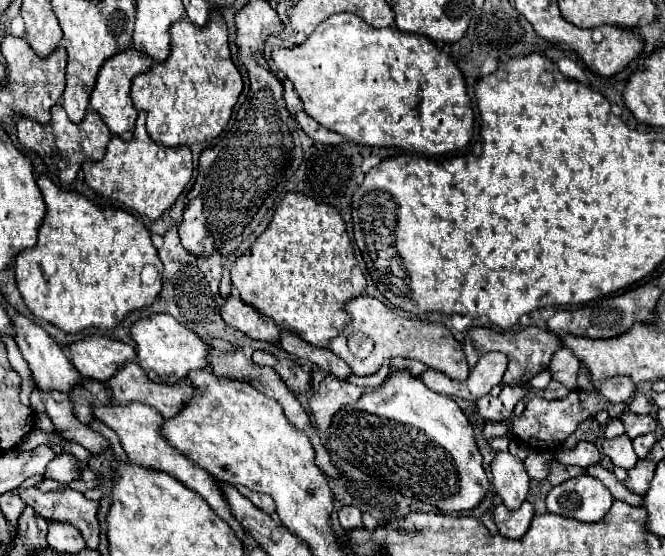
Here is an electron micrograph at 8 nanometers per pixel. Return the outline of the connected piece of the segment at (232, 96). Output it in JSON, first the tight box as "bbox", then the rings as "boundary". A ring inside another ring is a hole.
{"bbox":[131,12,243,148],"boundary":[[[219,12],[211,16],[211,24],[207,24],[207,28],[195,28],[195,24],[181,20],[171,26],[171,42],[171,54],[167,62],[153,64],[149,74],[135,76],[131,86],[131,100],[137,110],[147,112],[147,132],[157,144],[177,148],[191,146],[195,142],[211,142],[227,128],[233,106],[237,104],[237,98],[243,90],[243,78],[231,60],[227,26]]]}

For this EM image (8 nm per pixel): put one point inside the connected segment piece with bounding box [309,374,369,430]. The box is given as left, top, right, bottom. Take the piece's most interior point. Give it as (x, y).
(335, 394)

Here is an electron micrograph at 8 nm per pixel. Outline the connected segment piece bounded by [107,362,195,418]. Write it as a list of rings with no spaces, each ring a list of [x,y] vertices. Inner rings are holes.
[[[127,362],[107,384],[113,390],[113,404],[149,404],[157,408],[165,418],[179,414],[195,394],[191,382],[173,386],[153,382],[137,362]]]

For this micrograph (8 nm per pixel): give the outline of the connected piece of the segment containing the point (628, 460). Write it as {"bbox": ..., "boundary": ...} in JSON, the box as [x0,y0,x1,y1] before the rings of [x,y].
{"bbox":[603,434,639,470],"boundary":[[[623,434],[619,438],[605,438],[603,440],[603,452],[605,452],[605,456],[611,458],[611,462],[615,466],[621,466],[625,470],[633,468],[635,462],[639,460],[635,450],[633,450],[631,438],[627,434]]]}

